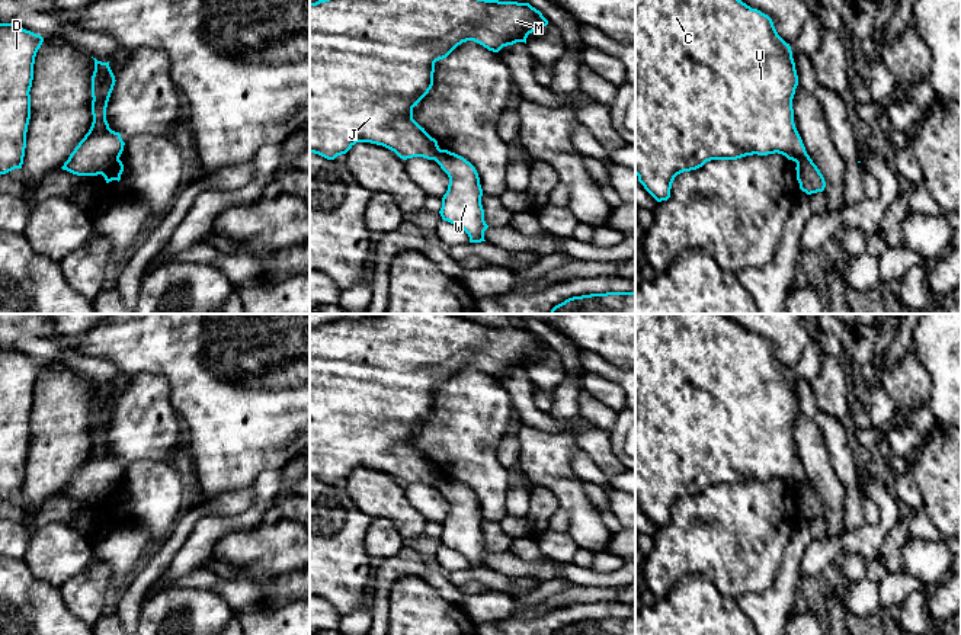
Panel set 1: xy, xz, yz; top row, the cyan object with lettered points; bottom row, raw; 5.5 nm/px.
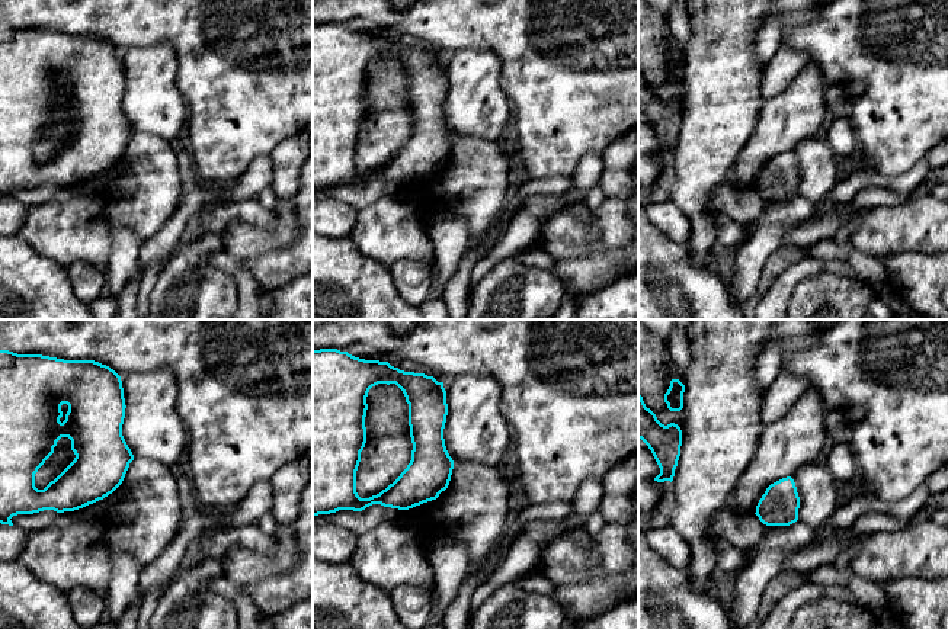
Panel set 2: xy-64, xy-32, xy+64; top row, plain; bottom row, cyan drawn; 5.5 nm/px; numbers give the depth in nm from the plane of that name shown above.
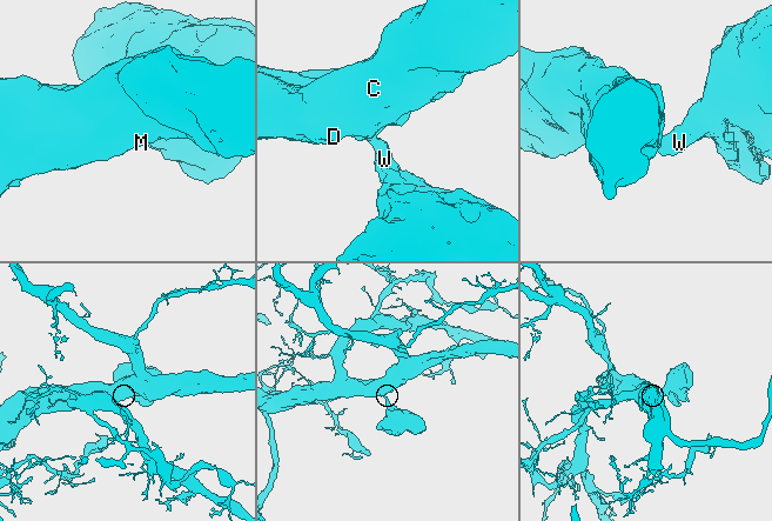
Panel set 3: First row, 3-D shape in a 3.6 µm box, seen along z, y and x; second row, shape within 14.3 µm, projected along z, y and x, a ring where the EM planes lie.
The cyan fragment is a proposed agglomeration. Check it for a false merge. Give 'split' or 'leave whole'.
split

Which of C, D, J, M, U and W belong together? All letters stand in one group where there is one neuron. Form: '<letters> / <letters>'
C D J M U / W

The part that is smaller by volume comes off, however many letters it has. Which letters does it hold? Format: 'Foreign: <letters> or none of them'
Foreign: W

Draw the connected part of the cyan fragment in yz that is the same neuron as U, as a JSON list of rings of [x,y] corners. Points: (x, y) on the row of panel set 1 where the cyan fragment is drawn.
[[[635,0],[635,174],[657,201],[667,201],[675,177],[711,160],[737,160],[746,155],[782,154],[798,163],[807,153],[794,124],[792,99],[798,76],[792,51],[776,32],[772,19],[741,0]]]

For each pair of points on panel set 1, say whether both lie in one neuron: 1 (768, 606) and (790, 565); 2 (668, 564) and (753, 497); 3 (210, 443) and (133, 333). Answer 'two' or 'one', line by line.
1: one
2: one
3: one

